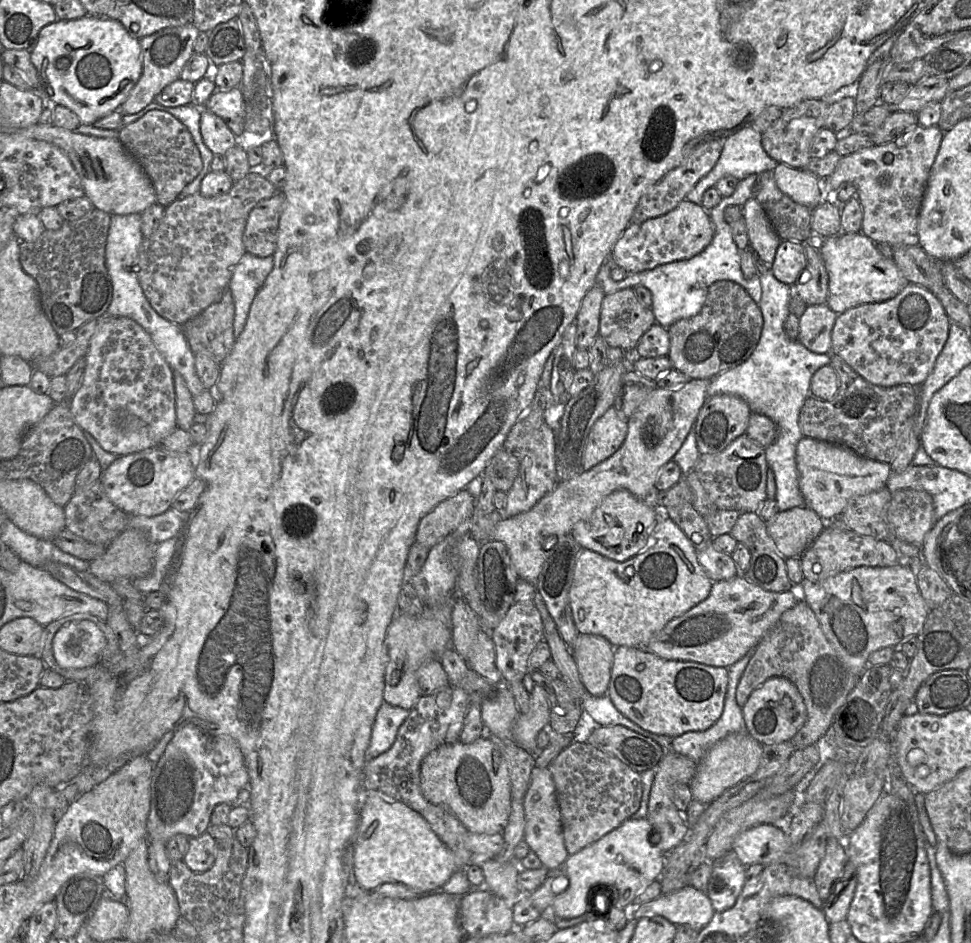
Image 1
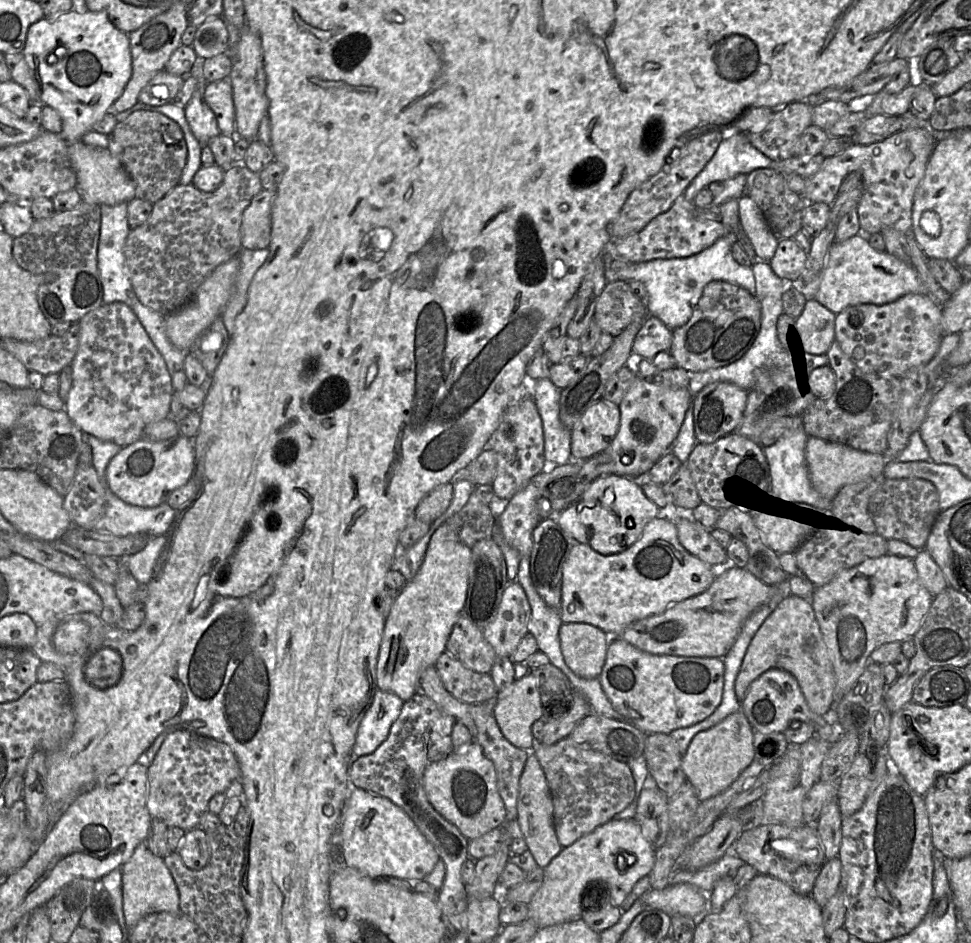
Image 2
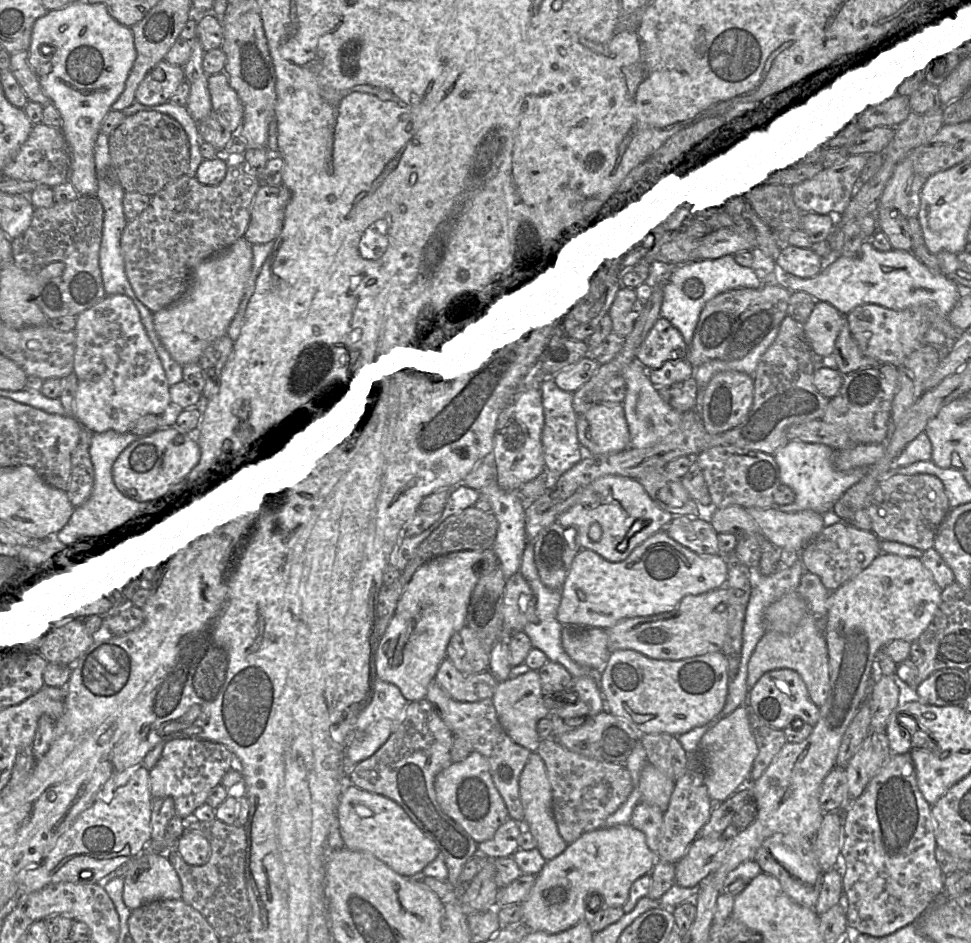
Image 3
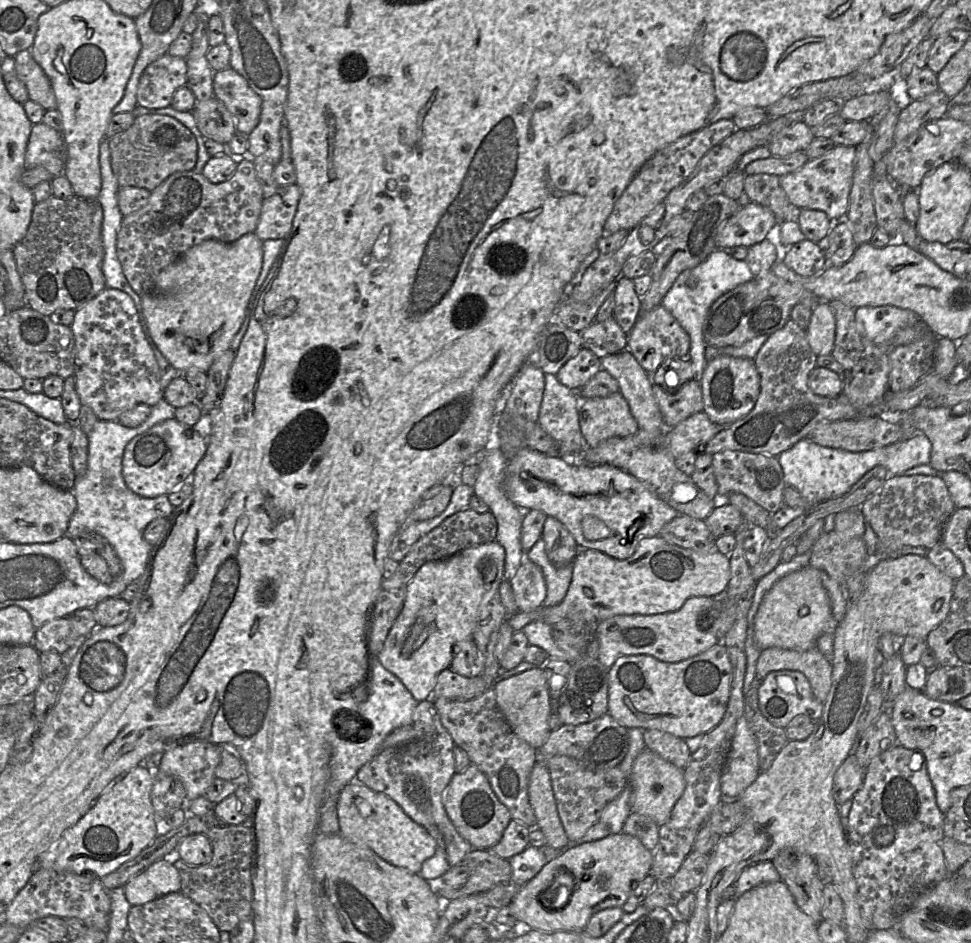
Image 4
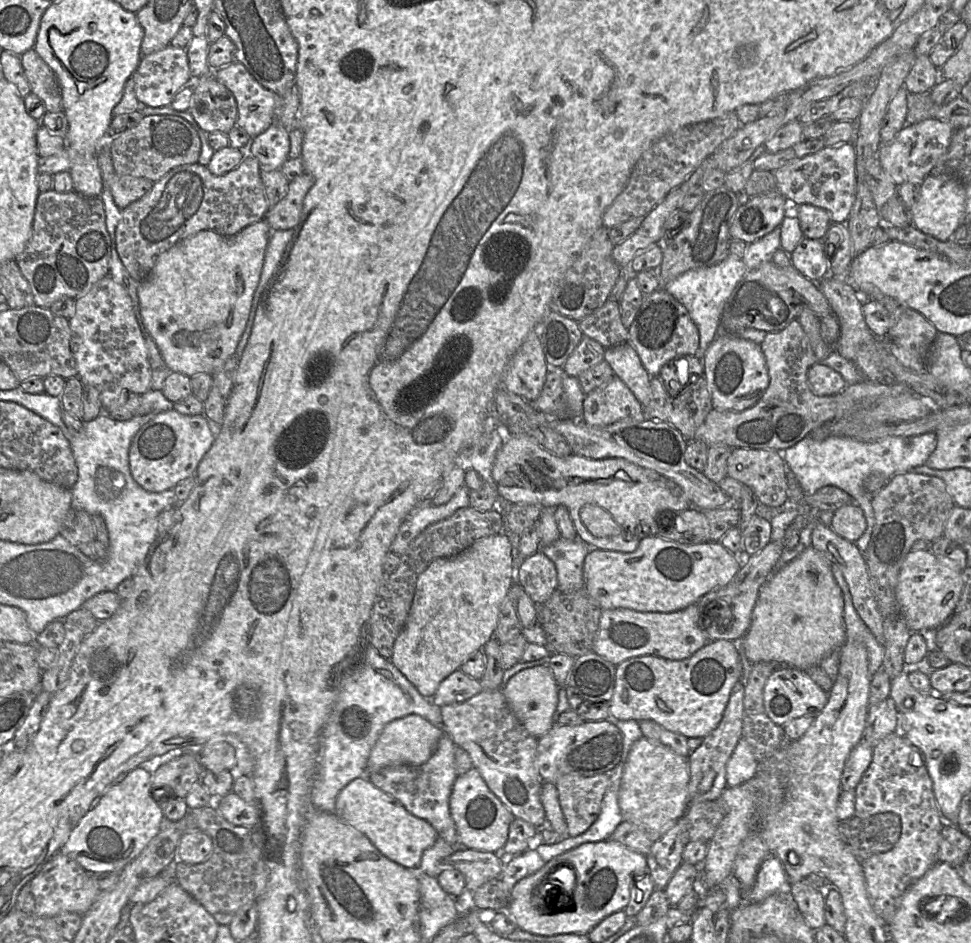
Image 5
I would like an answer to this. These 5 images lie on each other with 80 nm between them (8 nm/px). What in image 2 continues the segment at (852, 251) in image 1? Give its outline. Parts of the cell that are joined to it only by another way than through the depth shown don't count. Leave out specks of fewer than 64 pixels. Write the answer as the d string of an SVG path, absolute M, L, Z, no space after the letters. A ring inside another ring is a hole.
M859 233L845 241L835 241L826 254L821 282L814 299L835 314L859 304L882 305L893 302L908 293L928 295L912 266L887 252L874 249L868 236Z

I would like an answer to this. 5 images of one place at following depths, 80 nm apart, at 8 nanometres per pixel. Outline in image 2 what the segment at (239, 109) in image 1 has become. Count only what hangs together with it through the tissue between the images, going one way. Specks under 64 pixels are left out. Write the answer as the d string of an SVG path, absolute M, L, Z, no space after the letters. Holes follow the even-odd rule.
M229 76L207 83L204 99L215 113L221 134L236 137L236 111Z

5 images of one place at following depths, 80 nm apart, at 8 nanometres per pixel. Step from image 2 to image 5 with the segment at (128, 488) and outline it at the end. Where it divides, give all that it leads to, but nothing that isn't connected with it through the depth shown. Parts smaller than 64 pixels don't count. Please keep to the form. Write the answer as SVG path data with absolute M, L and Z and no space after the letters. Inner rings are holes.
M175 409L161 412L146 423L136 433L129 449L129 467L133 479L146 491L160 493L174 489L180 482L193 476L195 471L211 448L215 435L211 432L208 419L203 415L187 416Z

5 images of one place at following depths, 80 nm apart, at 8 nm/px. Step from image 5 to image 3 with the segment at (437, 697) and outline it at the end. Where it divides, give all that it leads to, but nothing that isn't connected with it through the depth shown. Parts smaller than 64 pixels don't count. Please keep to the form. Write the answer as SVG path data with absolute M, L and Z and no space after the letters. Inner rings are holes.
M447 657L439 665L435 681L449 696L462 702L492 698L499 684L489 671L477 674L460 672Z

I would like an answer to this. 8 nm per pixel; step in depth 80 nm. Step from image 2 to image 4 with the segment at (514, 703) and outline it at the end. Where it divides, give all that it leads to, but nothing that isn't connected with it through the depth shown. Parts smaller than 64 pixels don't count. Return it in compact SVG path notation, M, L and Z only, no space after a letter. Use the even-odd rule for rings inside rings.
M534 667L508 679L498 679L493 688L495 689L498 708L514 733L533 748L539 750L551 733L548 724L551 715L551 698L544 668Z

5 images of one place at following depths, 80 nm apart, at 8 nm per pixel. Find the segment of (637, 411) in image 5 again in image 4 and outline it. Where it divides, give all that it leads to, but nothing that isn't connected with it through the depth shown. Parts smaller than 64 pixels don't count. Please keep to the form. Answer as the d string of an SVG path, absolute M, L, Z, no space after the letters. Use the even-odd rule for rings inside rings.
M620 391L606 397L583 399L579 407L579 424L589 447L611 437L634 434L639 429Z

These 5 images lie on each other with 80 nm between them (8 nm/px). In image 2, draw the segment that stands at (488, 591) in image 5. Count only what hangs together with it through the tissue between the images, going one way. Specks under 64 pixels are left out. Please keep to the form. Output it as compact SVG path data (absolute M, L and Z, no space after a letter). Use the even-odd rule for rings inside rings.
M447 525L433 534L420 568L398 593L386 618L376 667L377 688L396 694L404 702L417 693L420 673L426 667L433 666L441 654L446 652L446 643L452 628L463 614L471 564L472 548L458 541Z

